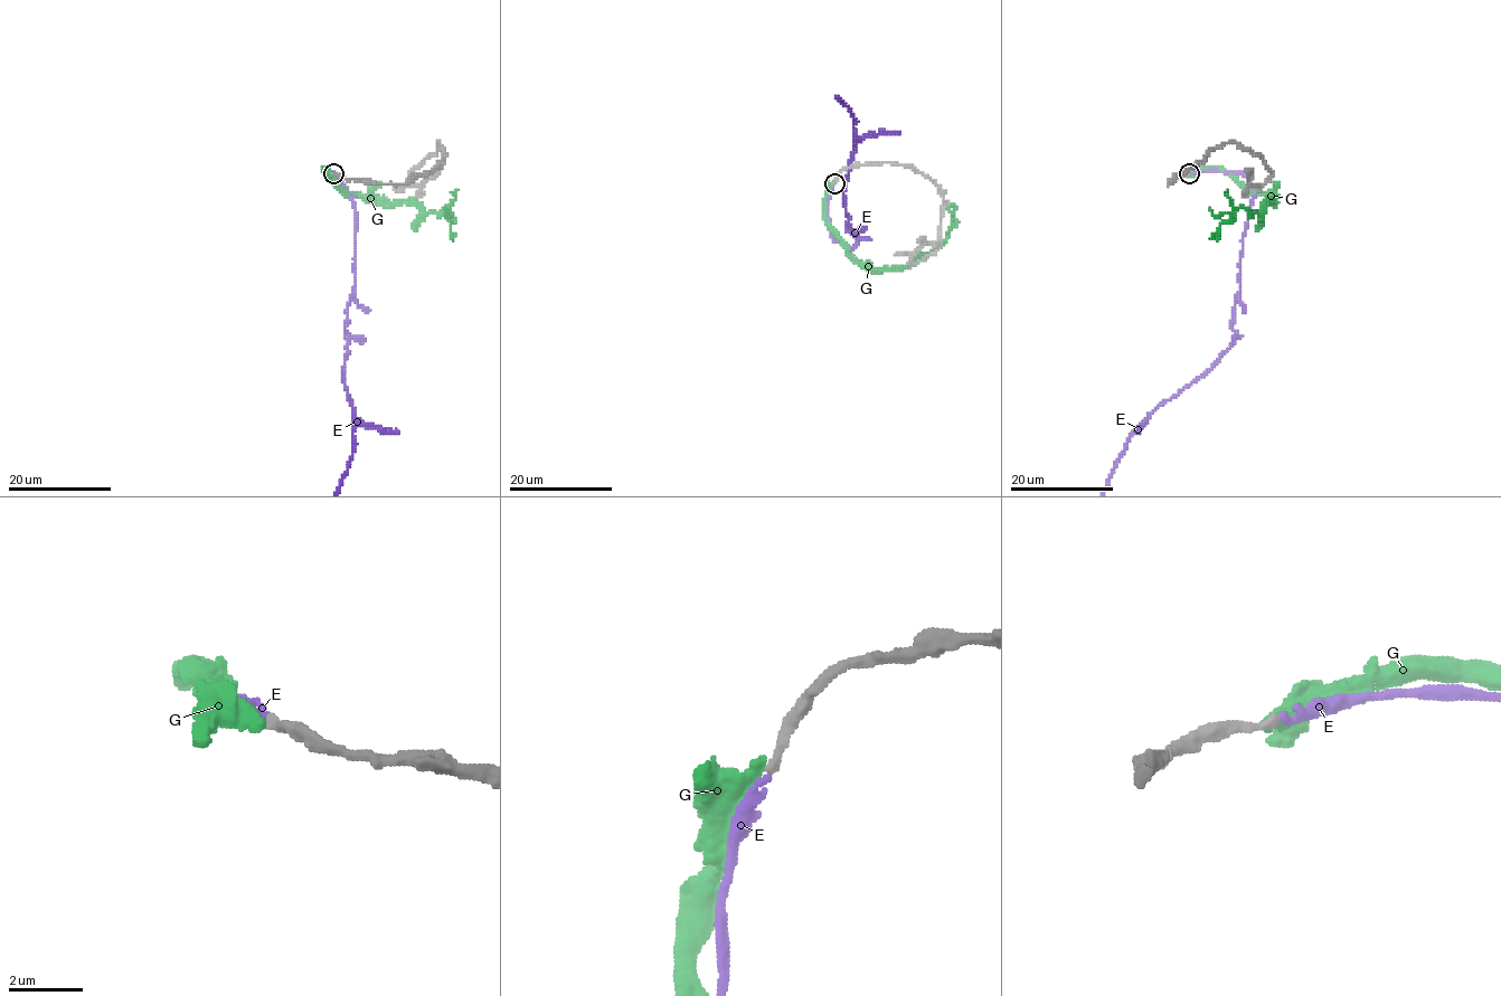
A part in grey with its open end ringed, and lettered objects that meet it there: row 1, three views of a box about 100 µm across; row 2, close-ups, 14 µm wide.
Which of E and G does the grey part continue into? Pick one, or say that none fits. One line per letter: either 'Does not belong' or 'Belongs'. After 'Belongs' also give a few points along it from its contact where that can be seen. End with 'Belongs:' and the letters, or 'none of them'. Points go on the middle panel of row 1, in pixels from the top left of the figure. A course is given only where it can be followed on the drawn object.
E: Belongs
G: Does not belong
Belongs: E

